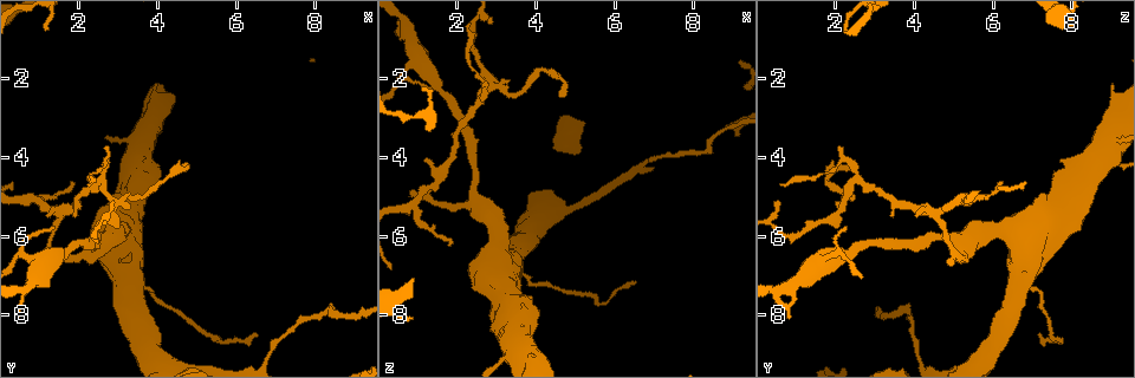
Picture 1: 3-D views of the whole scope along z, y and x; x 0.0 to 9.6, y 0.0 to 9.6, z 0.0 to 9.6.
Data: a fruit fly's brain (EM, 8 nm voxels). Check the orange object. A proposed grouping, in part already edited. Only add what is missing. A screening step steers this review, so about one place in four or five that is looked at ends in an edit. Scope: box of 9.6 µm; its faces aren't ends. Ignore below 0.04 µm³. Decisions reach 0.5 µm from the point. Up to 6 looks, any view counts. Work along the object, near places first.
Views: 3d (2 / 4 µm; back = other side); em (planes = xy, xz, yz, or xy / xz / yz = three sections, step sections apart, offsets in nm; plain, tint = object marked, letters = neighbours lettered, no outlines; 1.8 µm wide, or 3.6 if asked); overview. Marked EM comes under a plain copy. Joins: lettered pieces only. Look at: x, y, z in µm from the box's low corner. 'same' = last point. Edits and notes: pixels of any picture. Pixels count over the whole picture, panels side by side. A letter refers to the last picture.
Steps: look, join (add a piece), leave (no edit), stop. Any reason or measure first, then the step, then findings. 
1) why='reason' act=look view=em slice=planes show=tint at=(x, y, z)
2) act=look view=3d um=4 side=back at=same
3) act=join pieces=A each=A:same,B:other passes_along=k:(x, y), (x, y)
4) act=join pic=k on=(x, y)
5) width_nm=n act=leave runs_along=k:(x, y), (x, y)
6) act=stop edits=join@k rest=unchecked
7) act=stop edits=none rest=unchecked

why='end of a long branch' act=look view=3d um=2 at=(4.55, 4.20, 2.45)

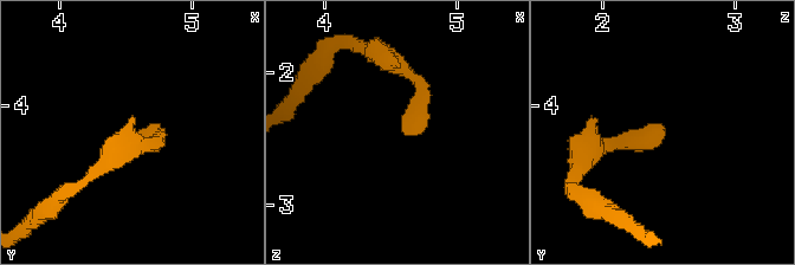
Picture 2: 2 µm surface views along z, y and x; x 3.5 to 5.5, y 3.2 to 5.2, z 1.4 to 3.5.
why='shape alone is not enough' act=look view=em slice=xz step=16 show=letters at=(4.60, 4.18, 2.44)

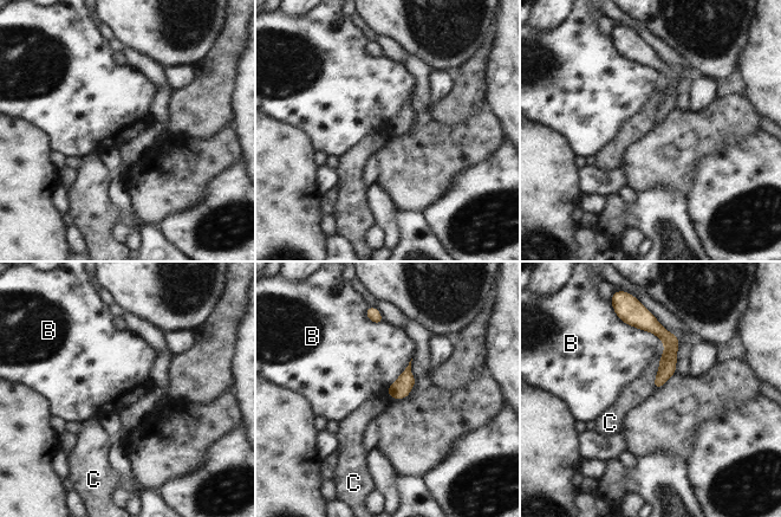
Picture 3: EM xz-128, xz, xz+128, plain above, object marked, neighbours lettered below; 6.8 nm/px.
act=look view=em slice=yz step=16 show=letters at=same

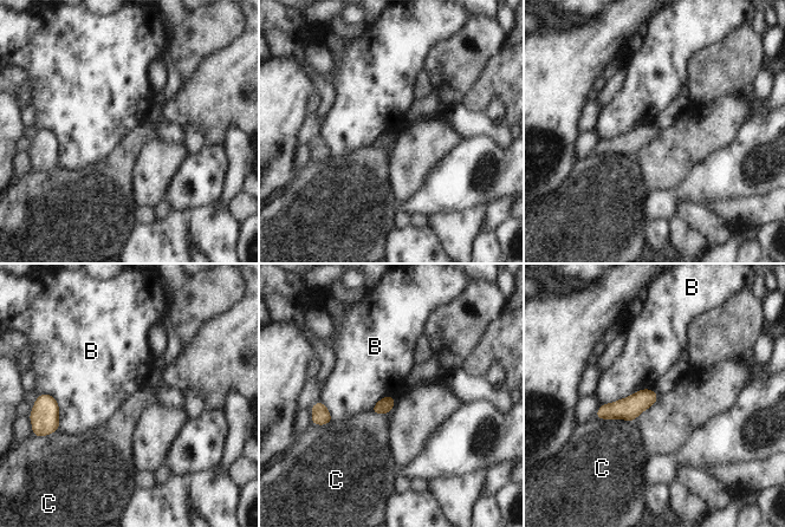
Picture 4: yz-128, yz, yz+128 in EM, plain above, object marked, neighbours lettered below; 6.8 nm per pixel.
width_nm=110 act=leave each=B:other,C:other border=4:(651, 388), (602, 403) found='no lettered piece goes on from it'

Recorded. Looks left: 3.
why='branch stops here' act=look view=3d um=2 at=(2.30, 4.65, 0.65)

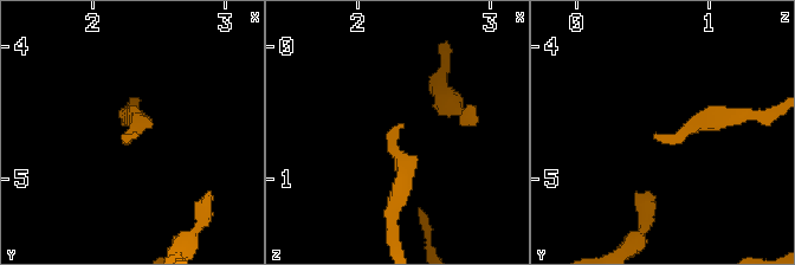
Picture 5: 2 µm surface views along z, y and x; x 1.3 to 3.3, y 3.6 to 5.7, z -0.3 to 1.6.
act=look view=em slice=xy step=16 show=tint at=(2.32, 4.68, 0.62)

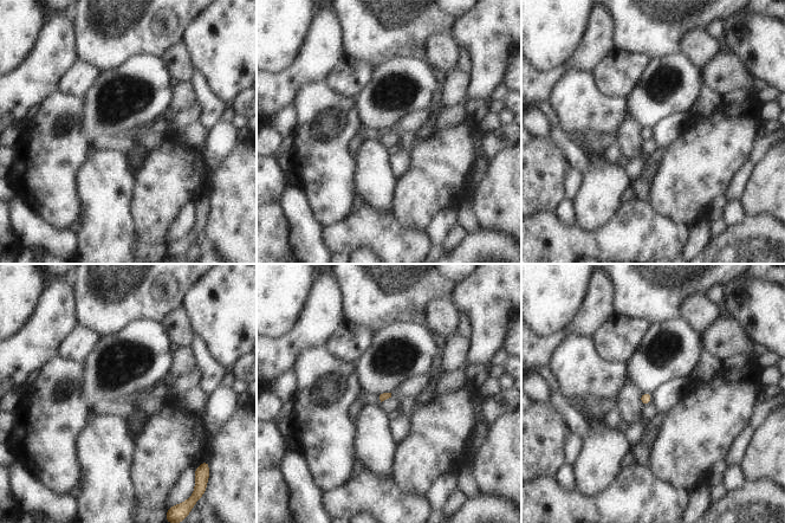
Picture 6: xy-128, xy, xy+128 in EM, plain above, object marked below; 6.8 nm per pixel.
act=look view=em slice=planes show=letters at=same

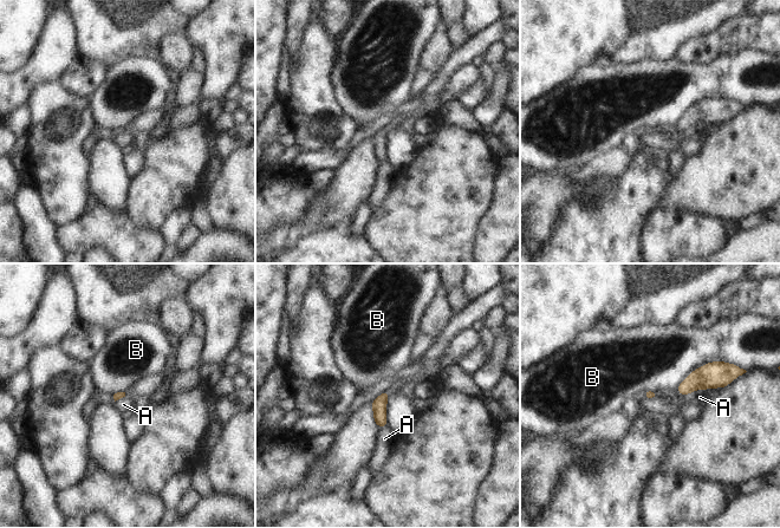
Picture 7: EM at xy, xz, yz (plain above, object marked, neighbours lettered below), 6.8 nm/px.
act=leave each=A:other,B:other border=7:(720, 388), (697, 389), (684, 396) found='no lettered piece goes on from it'

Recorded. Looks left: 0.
act=stop edits=none rest=unchecked

